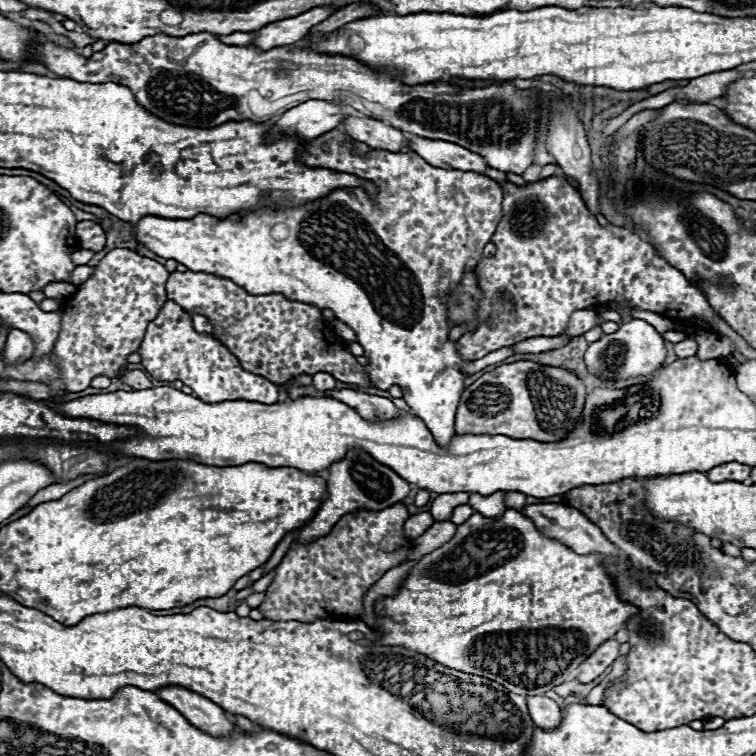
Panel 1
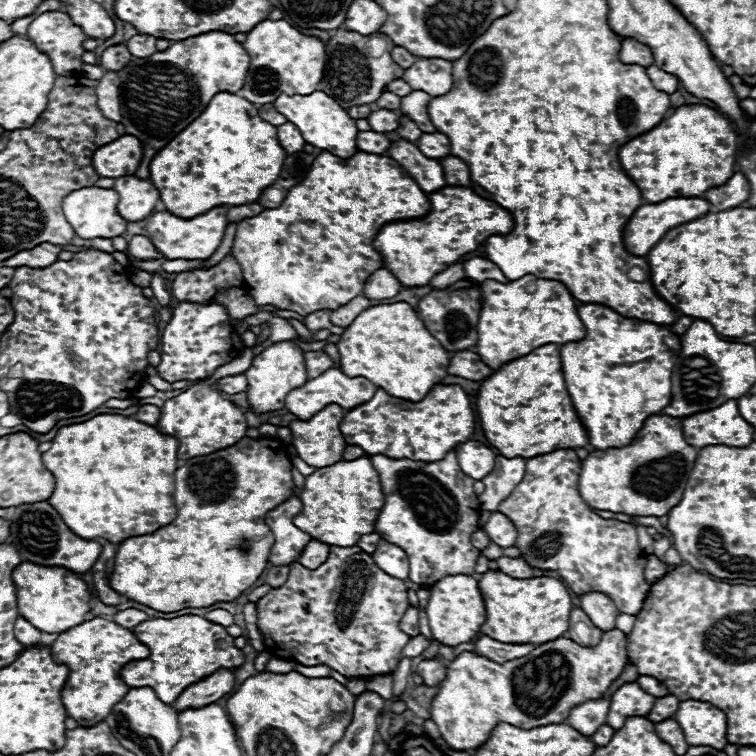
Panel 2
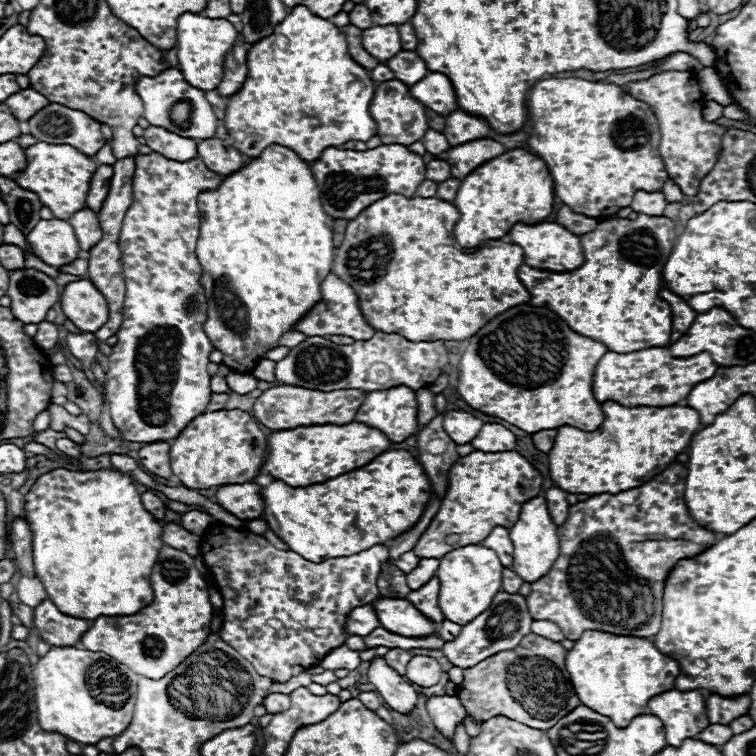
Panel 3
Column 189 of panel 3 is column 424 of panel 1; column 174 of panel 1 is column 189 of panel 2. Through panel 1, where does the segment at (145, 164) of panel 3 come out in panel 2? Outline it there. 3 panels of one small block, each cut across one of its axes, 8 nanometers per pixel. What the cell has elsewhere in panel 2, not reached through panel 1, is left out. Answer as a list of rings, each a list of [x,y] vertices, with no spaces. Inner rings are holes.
[[[216,206],[196,218],[184,220],[174,216],[168,210],[154,210],[146,222],[146,232],[148,238],[152,240],[152,244],[168,258],[168,260],[208,260],[220,246],[226,226],[228,226],[228,208],[226,206]]]

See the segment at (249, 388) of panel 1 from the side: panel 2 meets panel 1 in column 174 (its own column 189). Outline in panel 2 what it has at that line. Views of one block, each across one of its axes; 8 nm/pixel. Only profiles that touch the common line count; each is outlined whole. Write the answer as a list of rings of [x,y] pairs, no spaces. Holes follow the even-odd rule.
[[[180,302],[172,310],[172,318],[168,326],[162,330],[160,338],[160,352],[162,360],[158,364],[158,374],[166,382],[178,382],[178,380],[204,380],[214,374],[216,368],[232,362],[234,358],[240,358],[244,352],[244,342],[240,340],[240,334],[232,328],[228,310],[222,304],[188,304]]]

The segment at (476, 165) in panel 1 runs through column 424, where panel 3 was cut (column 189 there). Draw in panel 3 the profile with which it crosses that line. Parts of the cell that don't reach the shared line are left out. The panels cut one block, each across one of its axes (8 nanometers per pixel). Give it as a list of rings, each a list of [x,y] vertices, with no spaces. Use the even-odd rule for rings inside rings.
[[[148,126],[144,130],[146,146],[150,146],[154,152],[162,154],[168,160],[192,160],[198,156],[198,142],[192,138],[176,136],[174,132],[168,132],[160,126]]]

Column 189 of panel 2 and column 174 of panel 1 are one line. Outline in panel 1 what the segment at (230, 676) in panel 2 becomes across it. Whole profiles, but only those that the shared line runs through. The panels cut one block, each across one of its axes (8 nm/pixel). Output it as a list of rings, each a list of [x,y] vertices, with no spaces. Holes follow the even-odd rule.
[[[168,686],[156,692],[166,704],[176,708],[192,726],[196,726],[202,732],[208,732],[216,738],[226,738],[236,730],[236,724],[232,724],[224,710],[210,702],[208,698],[190,692],[180,686]]]

